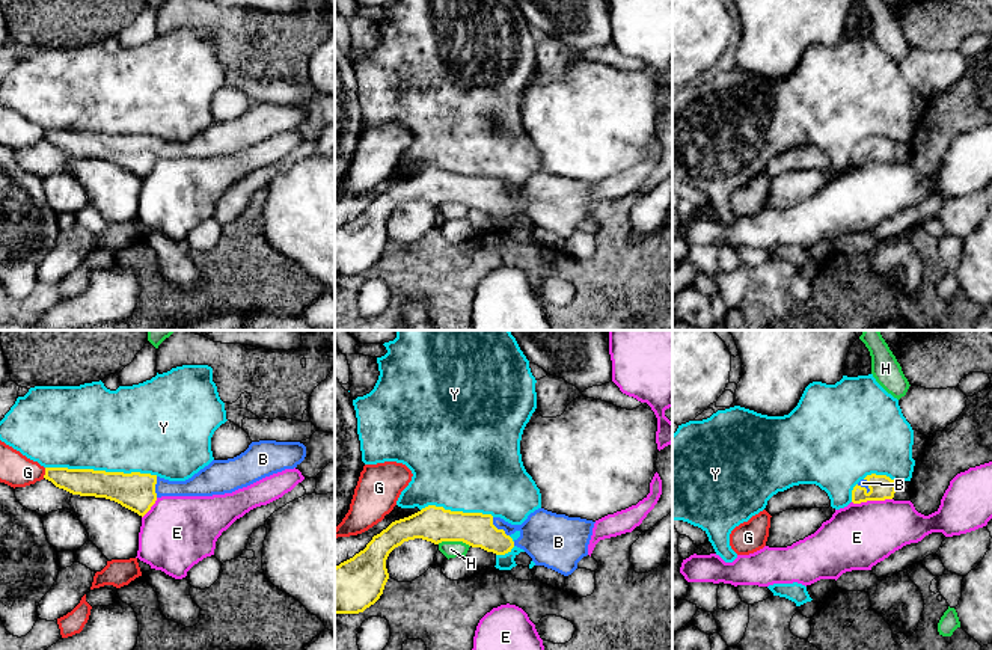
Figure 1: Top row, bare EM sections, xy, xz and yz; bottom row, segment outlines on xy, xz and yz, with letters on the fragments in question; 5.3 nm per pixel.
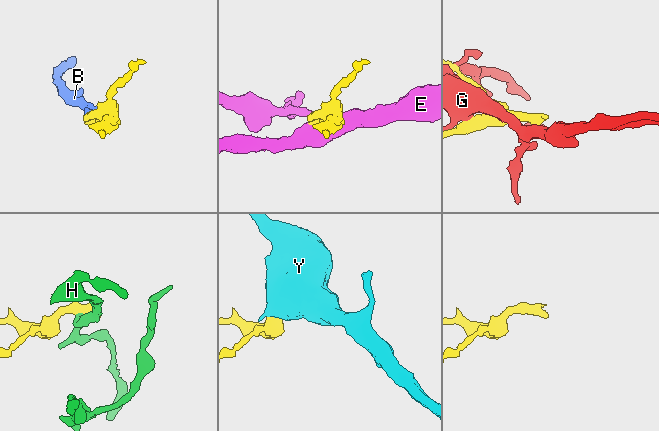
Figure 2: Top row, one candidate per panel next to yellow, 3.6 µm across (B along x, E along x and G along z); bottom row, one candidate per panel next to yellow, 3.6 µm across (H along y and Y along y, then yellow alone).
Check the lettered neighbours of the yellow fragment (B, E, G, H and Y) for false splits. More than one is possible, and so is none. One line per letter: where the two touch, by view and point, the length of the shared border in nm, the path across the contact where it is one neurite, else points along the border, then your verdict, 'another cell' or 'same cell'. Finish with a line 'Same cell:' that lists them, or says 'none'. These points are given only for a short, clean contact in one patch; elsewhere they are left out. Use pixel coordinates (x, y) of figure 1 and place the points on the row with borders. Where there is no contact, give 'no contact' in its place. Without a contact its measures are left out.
B: meets yellow in xz at (496, 528); contact 140 nm long; runs through xz (477, 530), (496, 528), (526, 528), (541, 536); same cell
E: meets yellow in yz at (872, 499); contact 220 nm long; border along yz (891, 498), (852, 502); another cell
G: meets yellow in xy at (45, 472); contact 60 nm long; another cell
H: meets yellow in xz at (454, 540); contact 180 nm long; another cell
Y: meets yellow in xy at (101, 471); contact 600 nm long; another cell
Same cell: B

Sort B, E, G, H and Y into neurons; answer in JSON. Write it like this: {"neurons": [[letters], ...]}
{"neurons": [["B"], ["E"], ["G"], ["H"], ["Y"]]}

